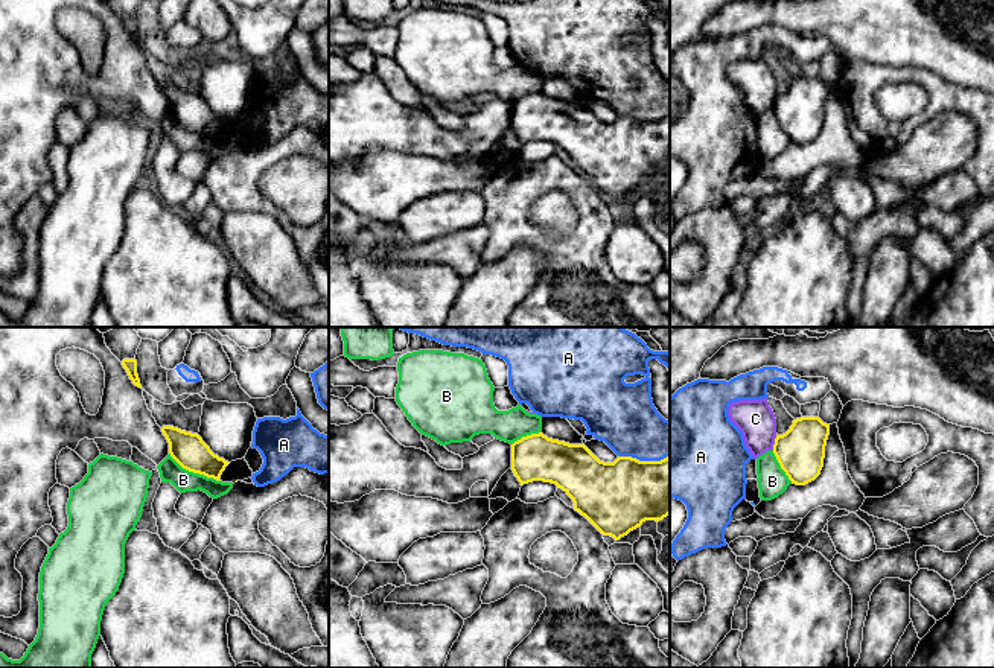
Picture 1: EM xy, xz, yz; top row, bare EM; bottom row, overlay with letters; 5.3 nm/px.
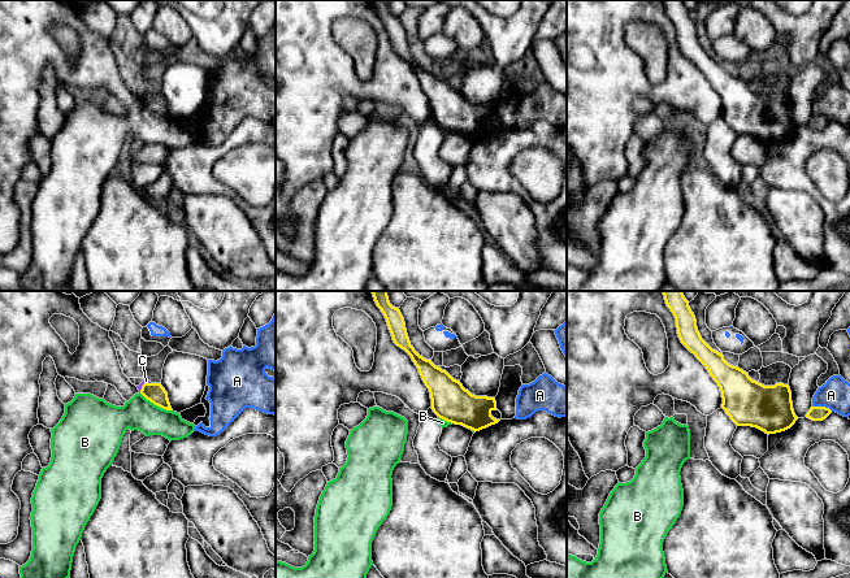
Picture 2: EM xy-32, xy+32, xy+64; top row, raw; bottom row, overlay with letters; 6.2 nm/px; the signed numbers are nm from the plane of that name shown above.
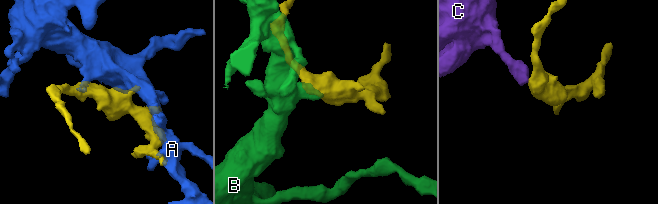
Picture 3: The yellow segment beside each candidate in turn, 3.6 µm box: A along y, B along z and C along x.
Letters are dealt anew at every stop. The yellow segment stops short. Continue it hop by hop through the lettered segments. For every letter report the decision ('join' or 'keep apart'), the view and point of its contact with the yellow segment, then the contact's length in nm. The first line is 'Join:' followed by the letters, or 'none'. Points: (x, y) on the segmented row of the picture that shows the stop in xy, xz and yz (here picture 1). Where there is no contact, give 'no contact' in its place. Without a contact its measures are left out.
Join: none
A: keep apart; meets yellow in xz at (644, 461); contact 280 nm long
B: keep apart; meets yellow in xy at (194, 472); contact 320 nm long
C: keep apart; meets yellow in yz at (775, 443); contact 80 nm long

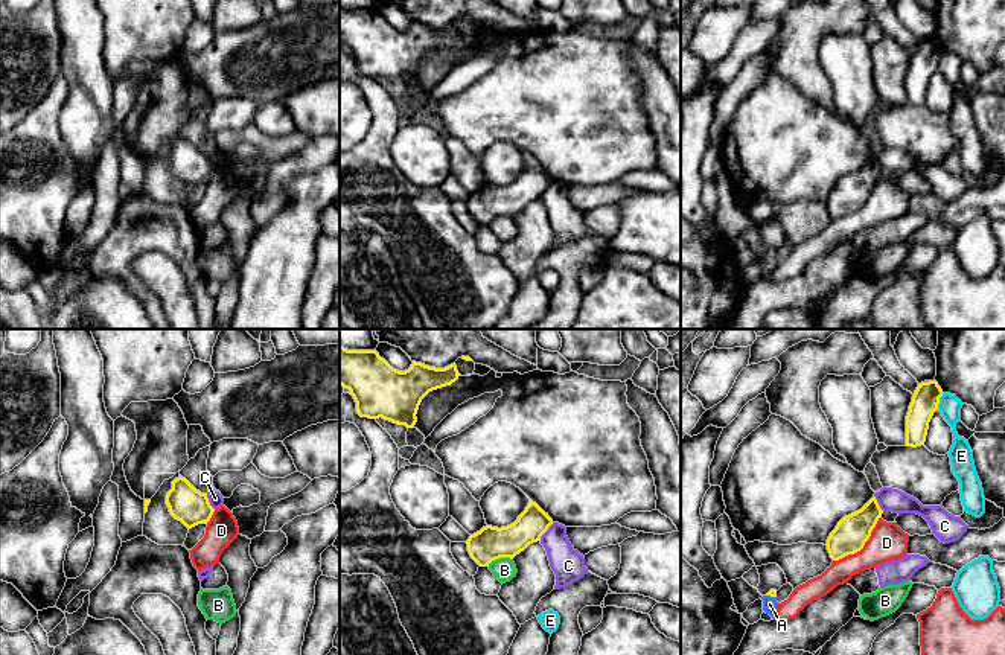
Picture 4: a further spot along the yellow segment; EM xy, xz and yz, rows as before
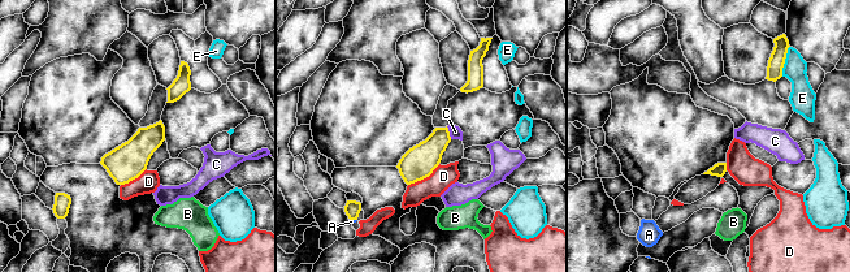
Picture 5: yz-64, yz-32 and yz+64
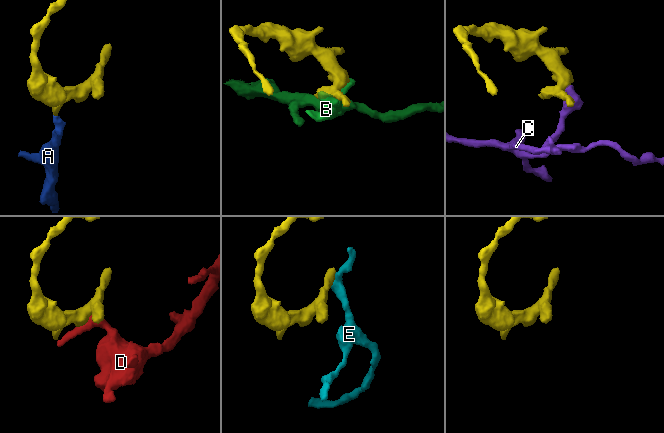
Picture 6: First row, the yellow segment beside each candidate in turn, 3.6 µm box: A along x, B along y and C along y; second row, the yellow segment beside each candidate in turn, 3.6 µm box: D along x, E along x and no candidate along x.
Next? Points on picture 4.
Join: A
A: join; meets yellow in yz at (771, 596); contact 60 nm long
B: keep apart; meets yellow in xz at (500, 556); contact 140 nm long
C: keep apart; meets yellow in xz at (545, 530); contact 120 nm long
D: keep apart; meets yellow in yz at (862, 547); contact 340 nm long
E: keep apart; meets yellow in yz at (938, 401); contact 90 nm long

